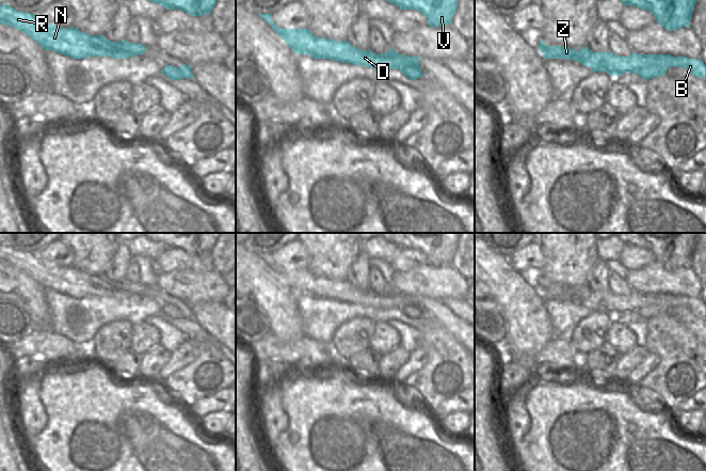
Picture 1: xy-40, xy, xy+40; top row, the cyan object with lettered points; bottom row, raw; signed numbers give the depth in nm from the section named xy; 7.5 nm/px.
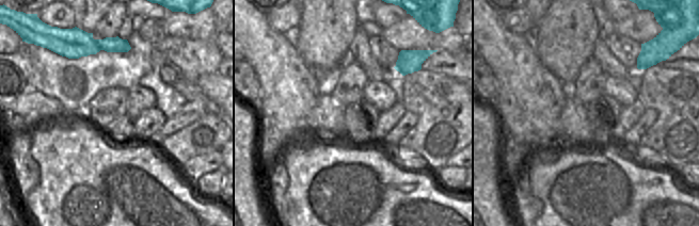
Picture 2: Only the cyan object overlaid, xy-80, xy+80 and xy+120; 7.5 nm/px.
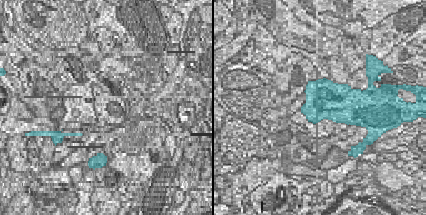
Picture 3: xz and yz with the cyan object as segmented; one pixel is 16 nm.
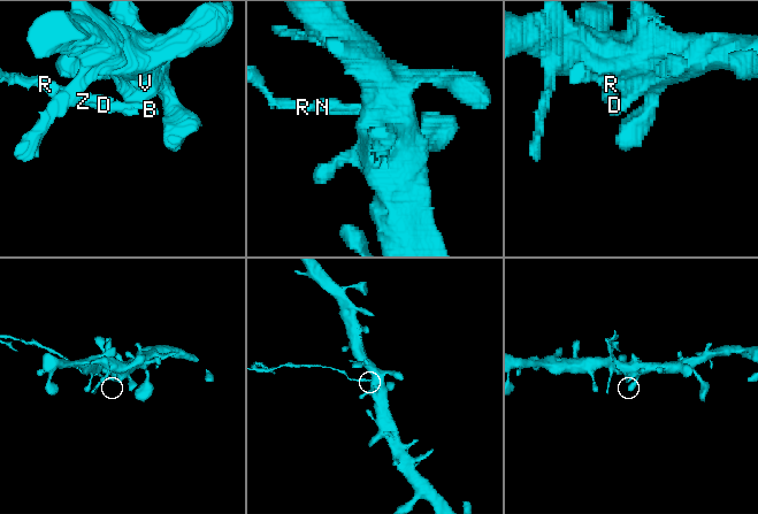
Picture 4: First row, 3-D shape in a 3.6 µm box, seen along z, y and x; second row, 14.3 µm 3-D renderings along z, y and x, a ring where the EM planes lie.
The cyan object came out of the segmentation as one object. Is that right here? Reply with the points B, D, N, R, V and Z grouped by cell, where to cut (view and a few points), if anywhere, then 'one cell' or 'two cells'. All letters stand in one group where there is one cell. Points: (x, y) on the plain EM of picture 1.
B V / D N R Z | xy+40 (645, 294), (646, 302), (638, 312) | two cells

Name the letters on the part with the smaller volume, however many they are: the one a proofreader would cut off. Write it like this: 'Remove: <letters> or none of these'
Remove: D, N, R, Z

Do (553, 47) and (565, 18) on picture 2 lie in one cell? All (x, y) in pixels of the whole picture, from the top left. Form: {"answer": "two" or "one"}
{"answer": "one"}

